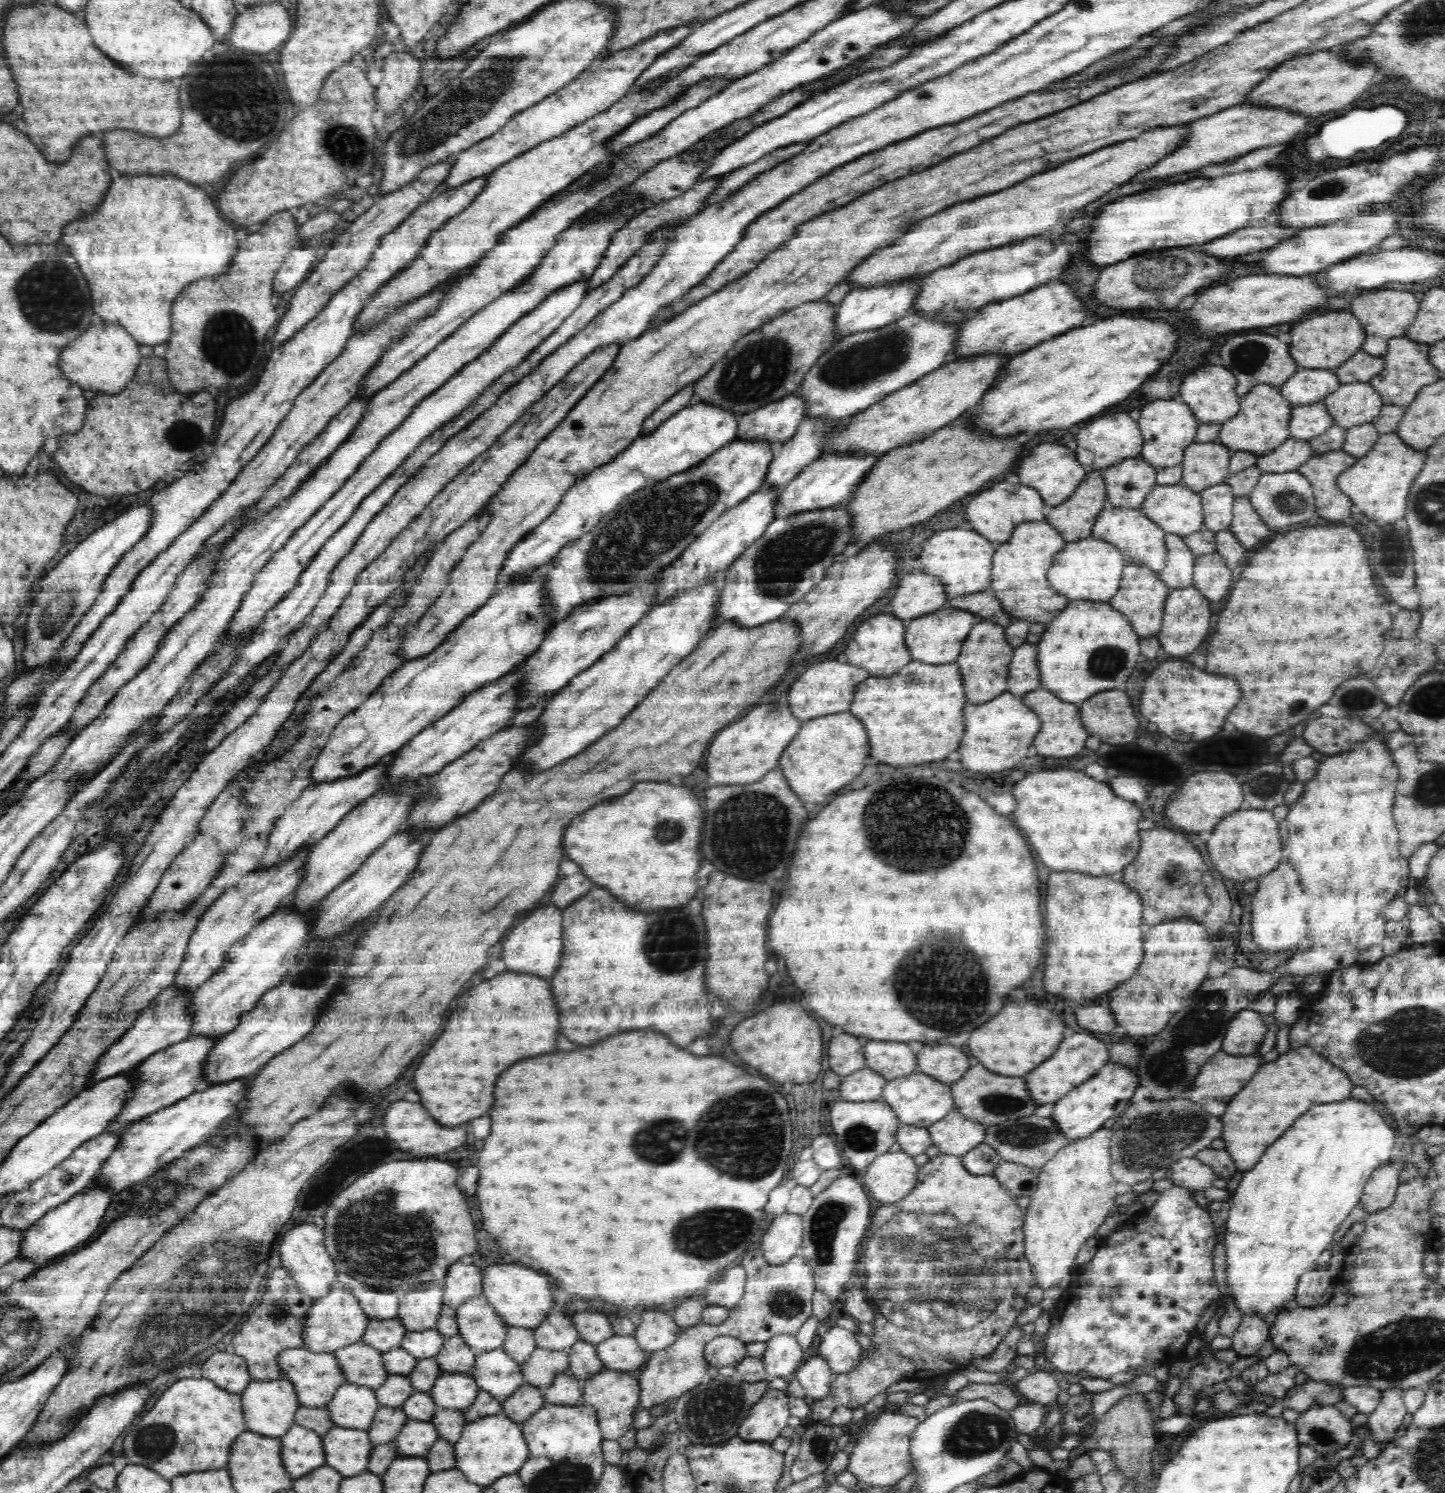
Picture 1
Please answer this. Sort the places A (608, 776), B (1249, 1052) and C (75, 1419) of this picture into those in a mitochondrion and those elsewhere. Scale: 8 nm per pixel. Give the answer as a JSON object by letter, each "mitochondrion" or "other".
{"A":"other","B":"other","C":"other"}

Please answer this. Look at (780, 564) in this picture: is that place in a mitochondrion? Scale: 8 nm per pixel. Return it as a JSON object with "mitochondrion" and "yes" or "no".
{"mitochondrion":"yes"}

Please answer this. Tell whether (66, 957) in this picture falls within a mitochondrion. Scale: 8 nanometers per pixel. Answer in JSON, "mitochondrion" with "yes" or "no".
{"mitochondrion":"no"}

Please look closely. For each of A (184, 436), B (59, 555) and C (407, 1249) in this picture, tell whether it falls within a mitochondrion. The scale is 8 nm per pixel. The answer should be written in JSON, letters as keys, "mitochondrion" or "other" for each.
{"A":"mitochondrion","B":"other","C":"mitochondrion"}

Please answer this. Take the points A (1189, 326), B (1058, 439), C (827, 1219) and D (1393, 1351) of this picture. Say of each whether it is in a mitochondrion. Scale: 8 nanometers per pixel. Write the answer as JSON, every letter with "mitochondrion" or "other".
{"A":"other","B":"other","C":"mitochondrion","D":"mitochondrion"}

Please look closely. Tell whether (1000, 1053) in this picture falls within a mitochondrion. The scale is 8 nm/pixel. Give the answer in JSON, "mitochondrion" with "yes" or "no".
{"mitochondrion":"no"}

